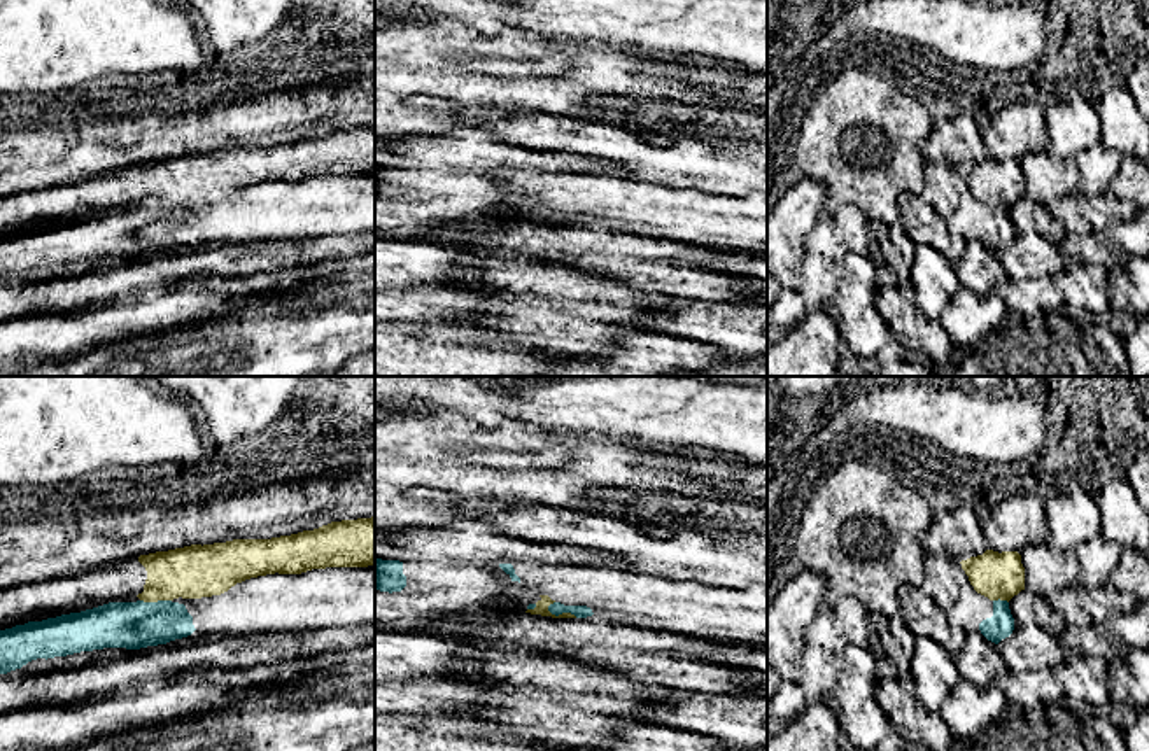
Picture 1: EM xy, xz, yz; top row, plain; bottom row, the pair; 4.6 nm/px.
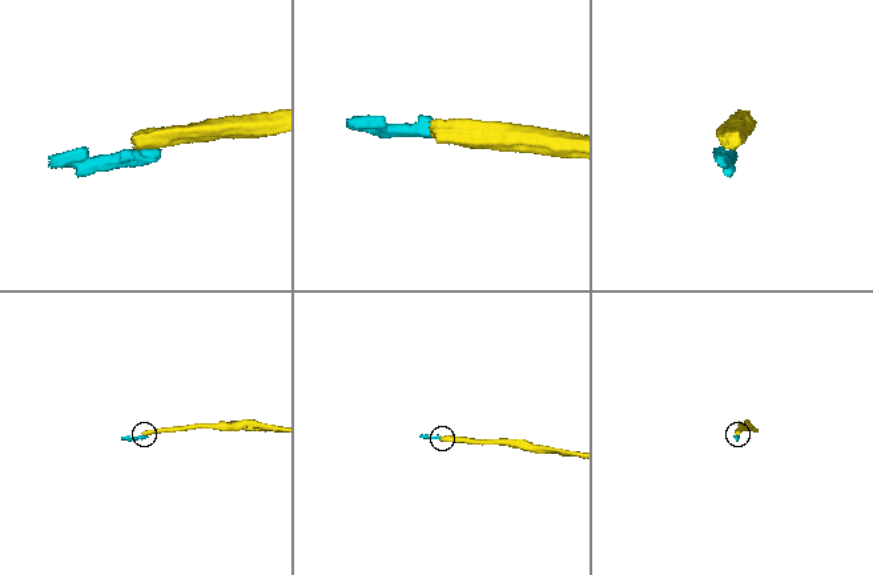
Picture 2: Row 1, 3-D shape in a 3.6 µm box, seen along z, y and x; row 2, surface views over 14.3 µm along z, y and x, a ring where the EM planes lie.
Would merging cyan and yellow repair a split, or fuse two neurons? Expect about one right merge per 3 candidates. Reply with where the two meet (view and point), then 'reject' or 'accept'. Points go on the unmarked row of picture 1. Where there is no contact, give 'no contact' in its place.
contact xz (561, 221); reject

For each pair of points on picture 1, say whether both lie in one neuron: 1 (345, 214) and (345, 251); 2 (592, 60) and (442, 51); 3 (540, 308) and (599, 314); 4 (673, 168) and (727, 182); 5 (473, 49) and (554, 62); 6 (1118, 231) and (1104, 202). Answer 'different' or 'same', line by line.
1: different
2: same
3: same
4: same
5: different
6: different

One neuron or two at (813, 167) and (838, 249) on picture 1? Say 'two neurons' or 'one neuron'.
two neurons

